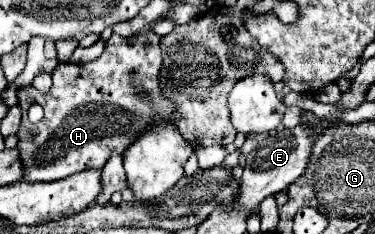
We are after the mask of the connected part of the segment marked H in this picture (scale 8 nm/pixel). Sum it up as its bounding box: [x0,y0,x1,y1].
[17,30,175,182]

